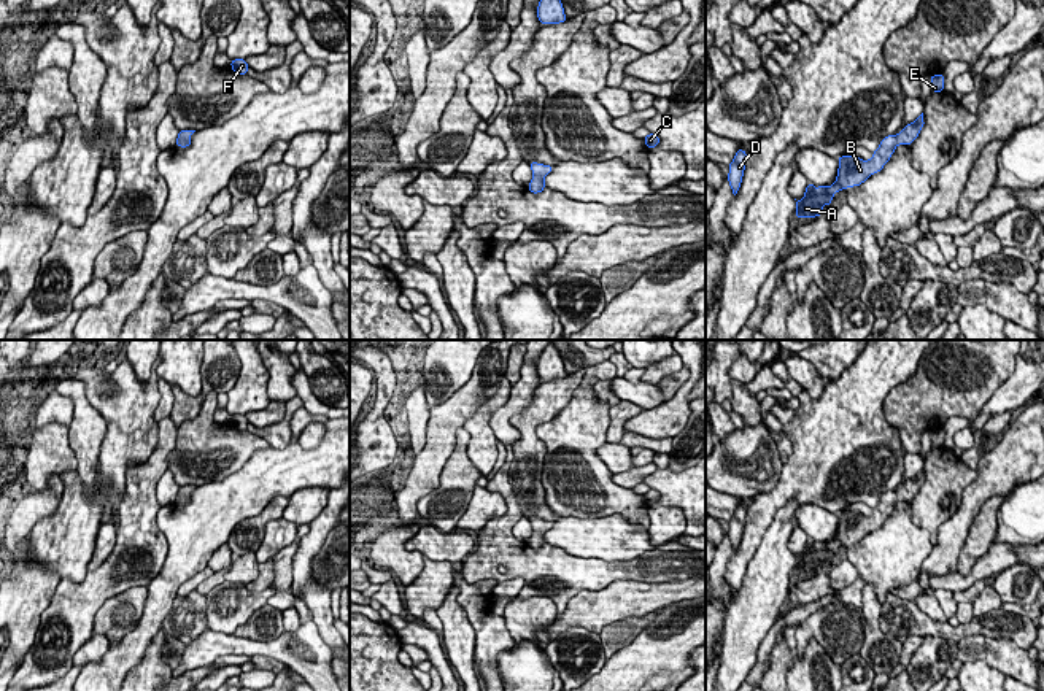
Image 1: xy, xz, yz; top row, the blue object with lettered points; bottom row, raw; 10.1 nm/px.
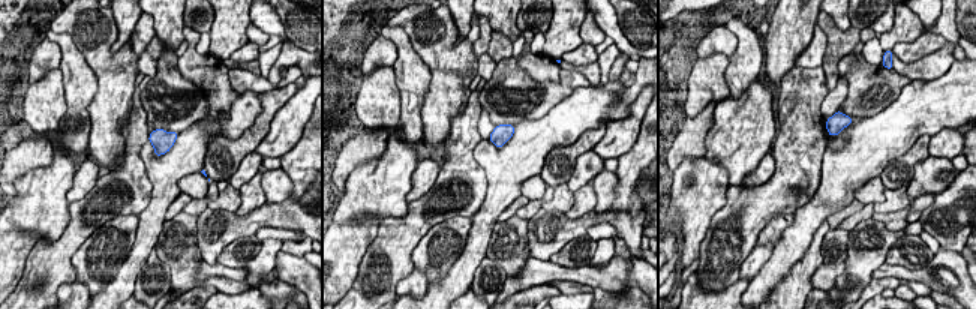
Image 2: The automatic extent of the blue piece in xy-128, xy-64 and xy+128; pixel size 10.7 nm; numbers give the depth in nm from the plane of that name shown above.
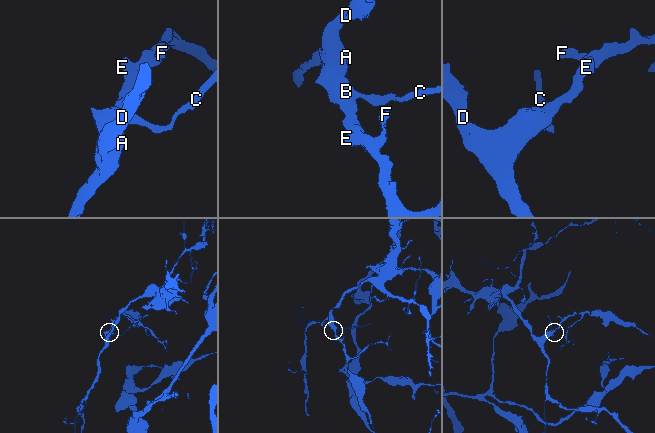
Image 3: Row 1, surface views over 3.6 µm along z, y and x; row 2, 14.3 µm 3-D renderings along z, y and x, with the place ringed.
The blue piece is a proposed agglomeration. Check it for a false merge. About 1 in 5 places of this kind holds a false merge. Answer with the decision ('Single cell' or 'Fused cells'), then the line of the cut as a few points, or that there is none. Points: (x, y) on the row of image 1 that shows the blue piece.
Single cell. No split

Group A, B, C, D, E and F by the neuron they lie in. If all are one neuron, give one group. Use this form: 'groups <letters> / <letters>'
groups A B C D E F

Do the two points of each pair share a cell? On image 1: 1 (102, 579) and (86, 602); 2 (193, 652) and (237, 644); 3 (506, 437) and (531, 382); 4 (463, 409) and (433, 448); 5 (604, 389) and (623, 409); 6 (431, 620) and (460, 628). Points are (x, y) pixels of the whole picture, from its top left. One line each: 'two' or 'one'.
1: one
2: one
3: one
4: one
5: two
6: two

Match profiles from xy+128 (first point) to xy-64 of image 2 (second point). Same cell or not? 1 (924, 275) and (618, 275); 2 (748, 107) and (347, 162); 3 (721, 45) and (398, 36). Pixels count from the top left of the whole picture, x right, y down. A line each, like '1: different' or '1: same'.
1: same
2: different
3: different

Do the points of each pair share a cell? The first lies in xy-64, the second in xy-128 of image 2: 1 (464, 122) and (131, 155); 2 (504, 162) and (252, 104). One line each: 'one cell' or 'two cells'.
1: one cell
2: one cell

